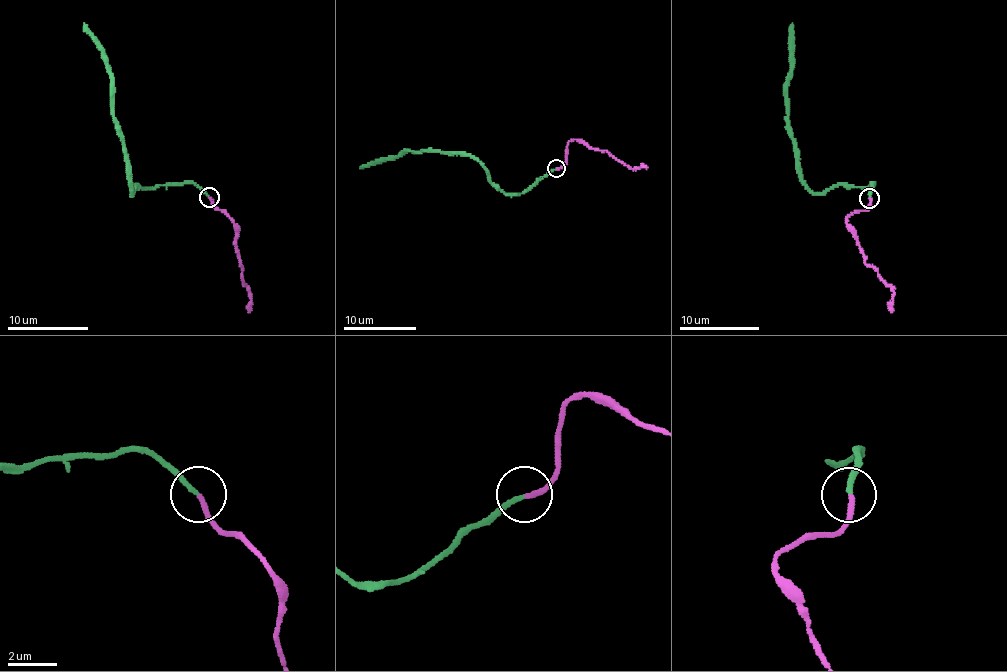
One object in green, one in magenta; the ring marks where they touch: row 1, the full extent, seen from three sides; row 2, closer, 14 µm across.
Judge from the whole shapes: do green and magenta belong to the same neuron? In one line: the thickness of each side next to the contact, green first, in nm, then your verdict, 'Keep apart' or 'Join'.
Thickness 190 nm (green) against 200 nm. Join

